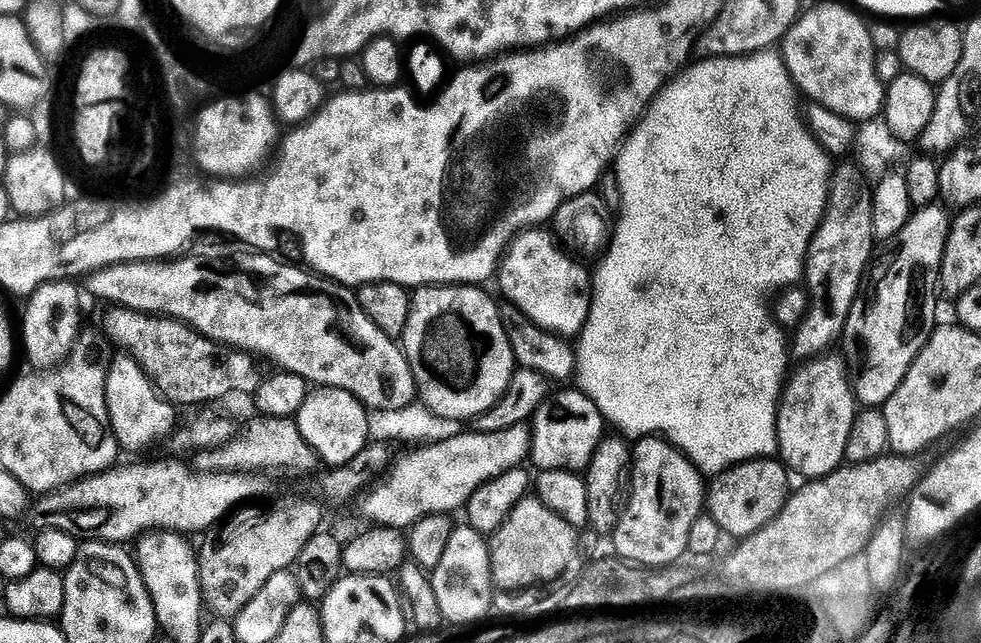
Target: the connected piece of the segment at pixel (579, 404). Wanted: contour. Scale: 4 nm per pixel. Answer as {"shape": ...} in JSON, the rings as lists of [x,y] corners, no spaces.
{"shape":[[[579,390],[549,395],[548,401],[536,411],[530,421],[532,451],[530,464],[533,469],[560,470],[583,473],[594,458],[600,441],[605,439],[606,421],[598,406]]]}

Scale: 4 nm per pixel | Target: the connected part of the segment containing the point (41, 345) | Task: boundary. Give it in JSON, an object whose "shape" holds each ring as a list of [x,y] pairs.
{"shape":[[[53,280],[43,284],[40,289],[27,297],[28,309],[24,312],[24,340],[22,336],[22,352],[28,355],[28,360],[36,370],[52,370],[64,363],[72,355],[72,348],[82,331],[80,325],[80,292],[75,283],[68,280]]]}

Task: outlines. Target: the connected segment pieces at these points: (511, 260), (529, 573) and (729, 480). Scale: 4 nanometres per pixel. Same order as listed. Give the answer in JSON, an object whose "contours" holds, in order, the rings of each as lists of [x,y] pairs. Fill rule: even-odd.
{"contours":[[[[529,230],[520,233],[511,244],[508,245],[504,259],[500,261],[498,269],[498,281],[500,288],[505,292],[507,299],[518,306],[539,328],[555,333],[561,338],[579,337],[584,329],[584,323],[588,320],[590,306],[592,305],[592,276],[576,260],[567,256],[569,253],[558,243],[557,237],[548,230]]],[[[525,498],[522,502],[518,502],[518,506],[510,510],[510,518],[506,518],[506,522],[490,537],[493,589],[504,587],[517,595],[523,595],[527,591],[537,592],[551,579],[564,576],[573,569],[573,562],[580,558],[580,535],[577,528],[570,526],[570,522],[558,518],[558,514],[554,514],[554,510],[550,510],[541,500]]],[[[779,459],[748,460],[721,472],[707,485],[706,512],[714,518],[724,534],[747,538],[762,530],[783,509],[790,495],[790,472]]]]}

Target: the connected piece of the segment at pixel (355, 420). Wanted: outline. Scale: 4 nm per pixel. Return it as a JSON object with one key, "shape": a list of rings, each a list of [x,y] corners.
{"shape":[[[321,388],[309,391],[306,402],[294,419],[302,430],[302,438],[320,455],[321,461],[329,469],[351,462],[370,443],[368,436],[369,409],[354,394],[337,388]]]}

